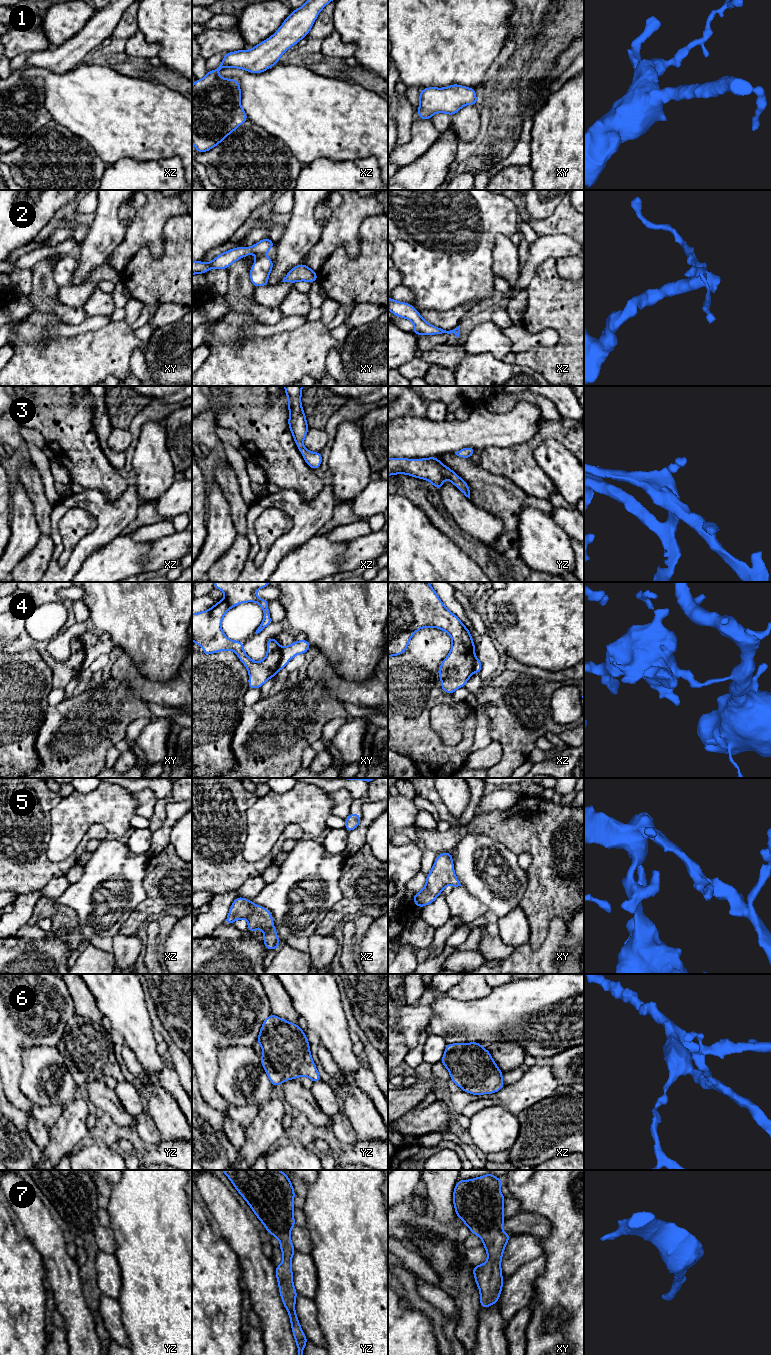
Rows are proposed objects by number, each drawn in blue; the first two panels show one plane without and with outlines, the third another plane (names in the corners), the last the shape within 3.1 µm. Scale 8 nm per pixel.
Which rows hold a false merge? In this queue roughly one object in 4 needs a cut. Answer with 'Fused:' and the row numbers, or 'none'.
Fused: 2, 4

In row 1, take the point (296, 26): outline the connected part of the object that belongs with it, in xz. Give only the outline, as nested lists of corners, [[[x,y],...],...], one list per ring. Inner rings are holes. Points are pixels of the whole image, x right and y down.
[[[307,0],[300,8],[293,10],[281,27],[268,39],[254,46],[250,51],[241,49],[224,54],[219,67],[207,72],[201,80],[192,85],[192,143],[197,153],[204,153],[221,143],[230,133],[248,120],[240,105],[241,90],[237,79],[224,79],[218,75],[222,68],[244,69],[259,74],[276,65],[281,55],[290,47],[306,37],[320,11],[333,0]]]

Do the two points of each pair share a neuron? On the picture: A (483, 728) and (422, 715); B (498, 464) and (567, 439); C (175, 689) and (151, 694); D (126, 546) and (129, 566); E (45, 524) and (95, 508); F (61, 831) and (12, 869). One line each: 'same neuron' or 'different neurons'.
A: different neurons
B: same neuron
C: same neuron
D: same neuron
E: different neurons
F: different neurons

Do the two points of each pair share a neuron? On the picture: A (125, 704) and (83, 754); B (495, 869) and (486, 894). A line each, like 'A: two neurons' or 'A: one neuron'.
A: one neuron
B: one neuron

